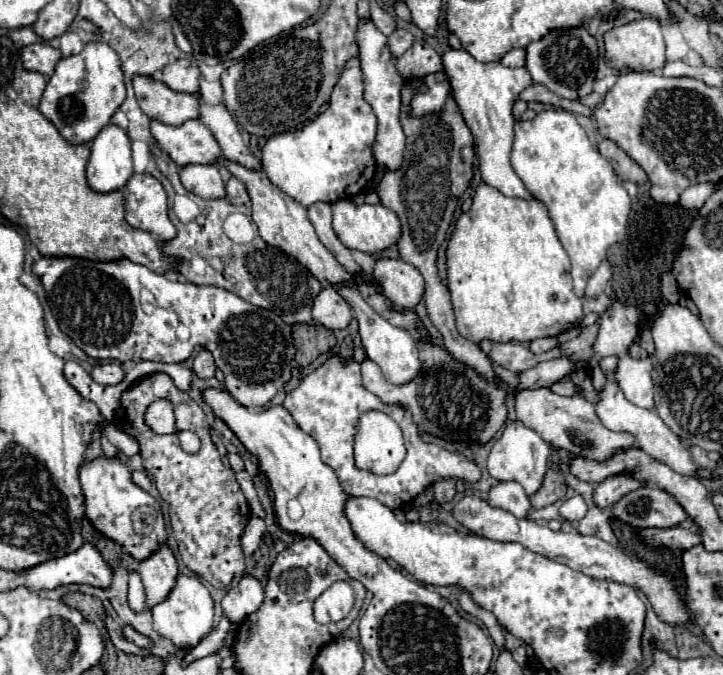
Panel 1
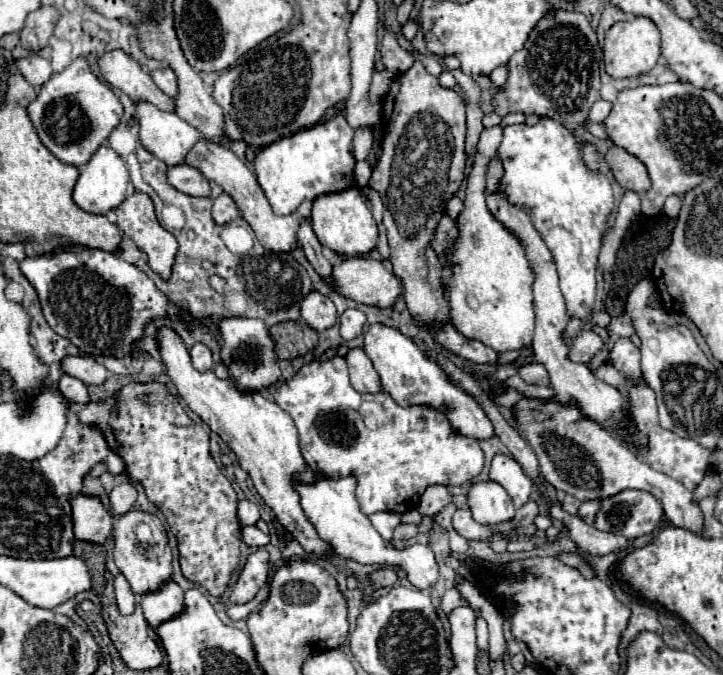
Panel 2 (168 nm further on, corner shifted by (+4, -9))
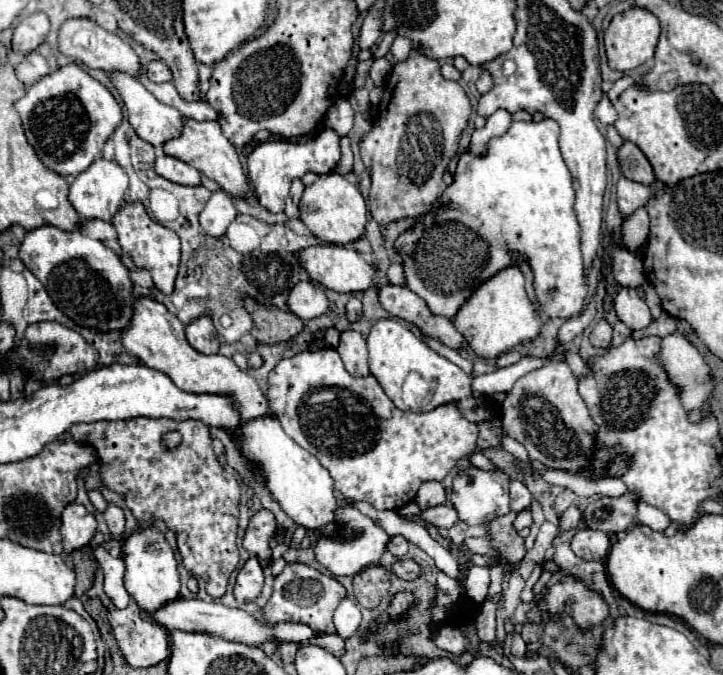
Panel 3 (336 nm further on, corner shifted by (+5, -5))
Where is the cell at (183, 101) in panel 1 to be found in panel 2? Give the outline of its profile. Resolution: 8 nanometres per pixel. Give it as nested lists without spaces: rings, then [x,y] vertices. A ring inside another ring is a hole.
[[[121,50],[109,52],[99,60],[105,80],[125,92],[133,102],[147,100],[163,112],[175,112],[175,100],[165,92],[159,92],[149,74],[145,74],[139,64]]]

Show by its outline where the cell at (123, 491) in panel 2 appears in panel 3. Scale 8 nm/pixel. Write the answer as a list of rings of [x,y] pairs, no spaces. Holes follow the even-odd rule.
[[[110,504],[104,512],[104,520],[106,520],[108,530],[110,530],[114,540],[124,540],[126,538],[126,534],[124,534],[124,522],[126,520],[124,520],[124,510],[120,506]]]

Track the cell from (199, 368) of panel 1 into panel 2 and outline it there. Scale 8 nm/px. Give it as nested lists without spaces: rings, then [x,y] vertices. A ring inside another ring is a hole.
[[[195,344],[191,348],[191,360],[193,360],[193,366],[199,370],[199,372],[207,372],[213,368],[213,360],[211,360],[211,350],[203,344]]]

